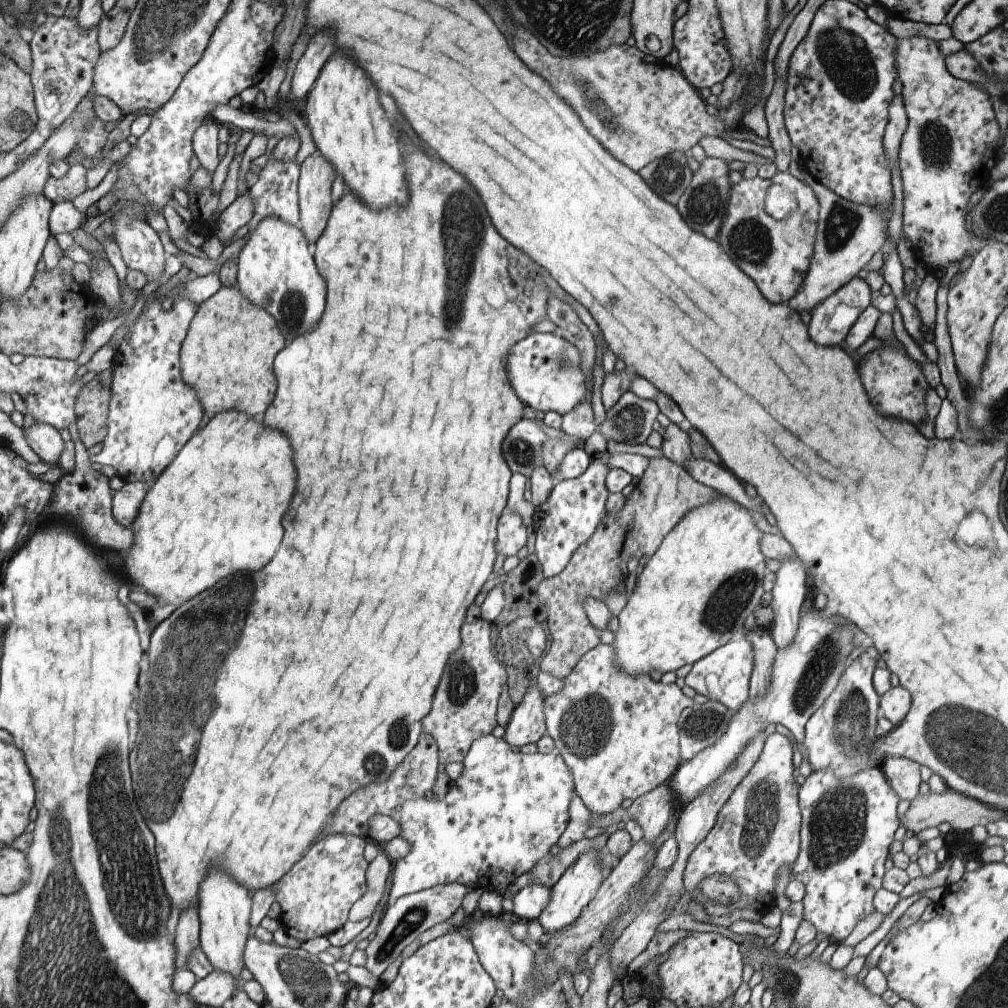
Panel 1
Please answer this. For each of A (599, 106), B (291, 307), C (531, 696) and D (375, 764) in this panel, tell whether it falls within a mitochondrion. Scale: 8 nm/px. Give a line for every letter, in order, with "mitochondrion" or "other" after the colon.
A: mitochondrion
B: mitochondrion
C: other
D: mitochondrion

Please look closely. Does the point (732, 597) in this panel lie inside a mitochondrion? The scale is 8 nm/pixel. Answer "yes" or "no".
yes

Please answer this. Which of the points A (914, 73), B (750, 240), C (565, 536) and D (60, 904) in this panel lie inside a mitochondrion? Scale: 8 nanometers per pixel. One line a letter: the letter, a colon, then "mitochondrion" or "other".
A: other
B: mitochondrion
C: other
D: mitochondrion

